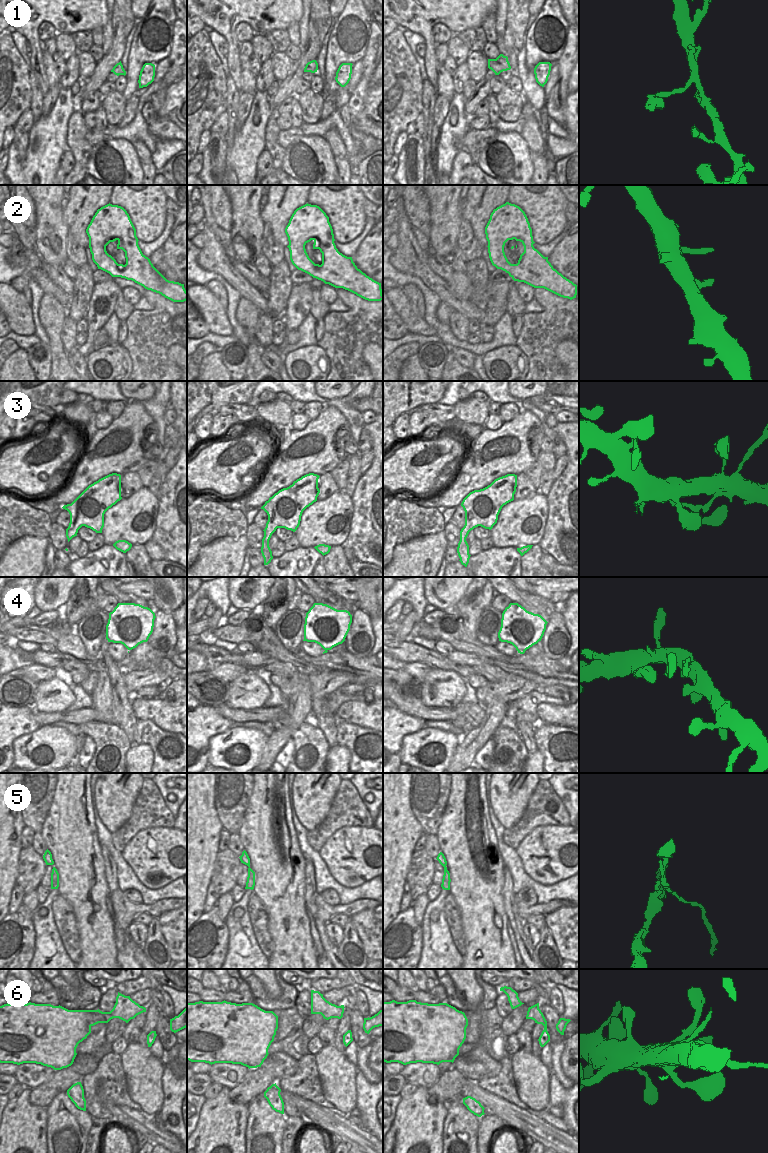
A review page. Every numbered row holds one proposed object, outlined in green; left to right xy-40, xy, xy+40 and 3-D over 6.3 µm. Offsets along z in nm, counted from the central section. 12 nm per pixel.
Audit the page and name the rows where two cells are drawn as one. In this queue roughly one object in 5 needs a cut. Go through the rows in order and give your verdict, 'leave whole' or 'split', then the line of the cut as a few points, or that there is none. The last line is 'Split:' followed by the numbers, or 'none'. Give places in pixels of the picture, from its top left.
1: leave whole; cut none
2: leave whole; cut none
3: leave whole; cut none
4: leave whole; cut none
5: split; cut xy+40 (446, 867), (446, 879), (442, 883)
6: leave whole; cut none
Split: 5

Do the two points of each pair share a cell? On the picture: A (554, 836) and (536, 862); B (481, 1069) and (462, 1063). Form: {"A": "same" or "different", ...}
{"A": "same", "B": "same"}

